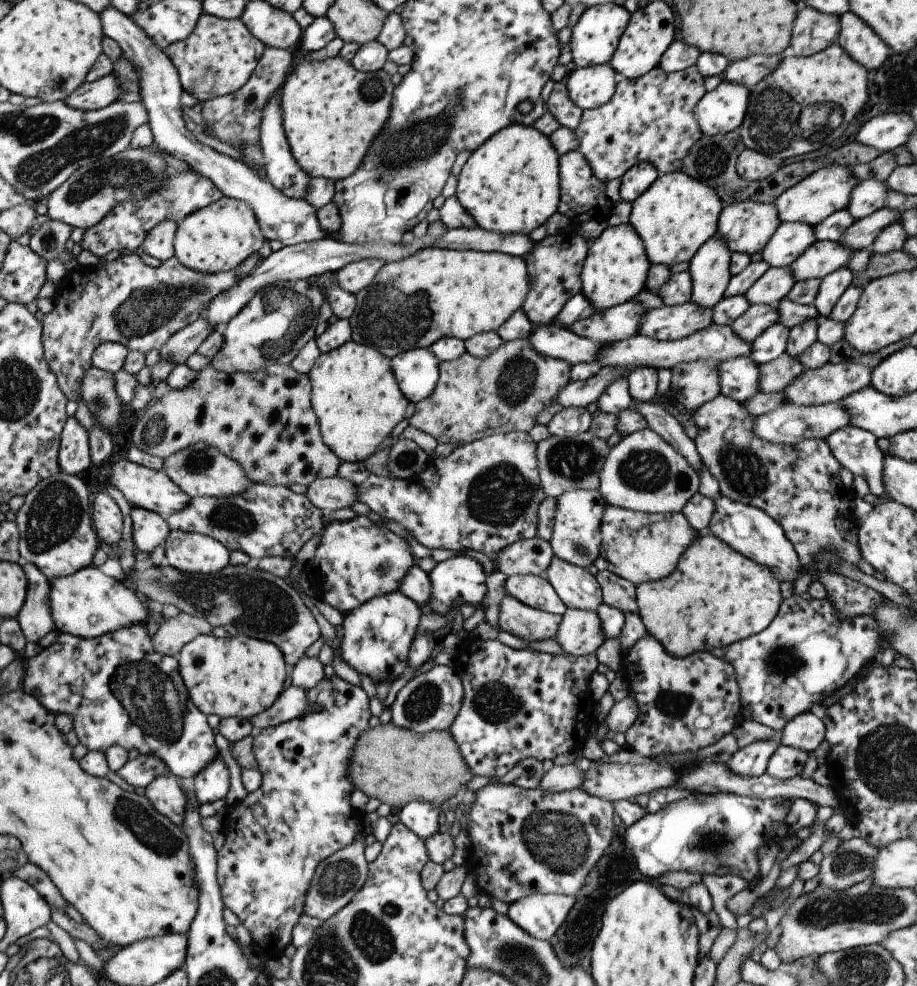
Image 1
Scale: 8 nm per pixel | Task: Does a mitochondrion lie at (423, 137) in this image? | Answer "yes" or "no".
yes

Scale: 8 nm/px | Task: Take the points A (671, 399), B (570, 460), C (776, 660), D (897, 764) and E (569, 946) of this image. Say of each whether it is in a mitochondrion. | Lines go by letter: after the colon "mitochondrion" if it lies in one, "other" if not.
A: other
B: mitochondrion
C: mitochondrion
D: mitochondrion
E: mitochondrion

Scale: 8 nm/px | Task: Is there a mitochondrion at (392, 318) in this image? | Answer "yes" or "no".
yes

